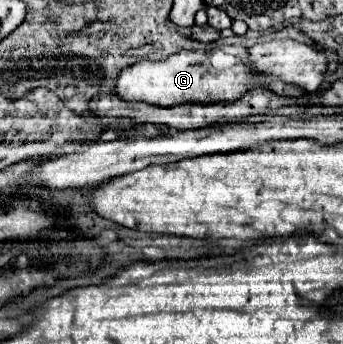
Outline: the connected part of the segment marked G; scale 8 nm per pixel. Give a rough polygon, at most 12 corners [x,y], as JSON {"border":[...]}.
{"border":[[221,45],[139,61],[115,93],[151,105],[239,99],[253,87],[303,89],[249,71],[247,49]]}

